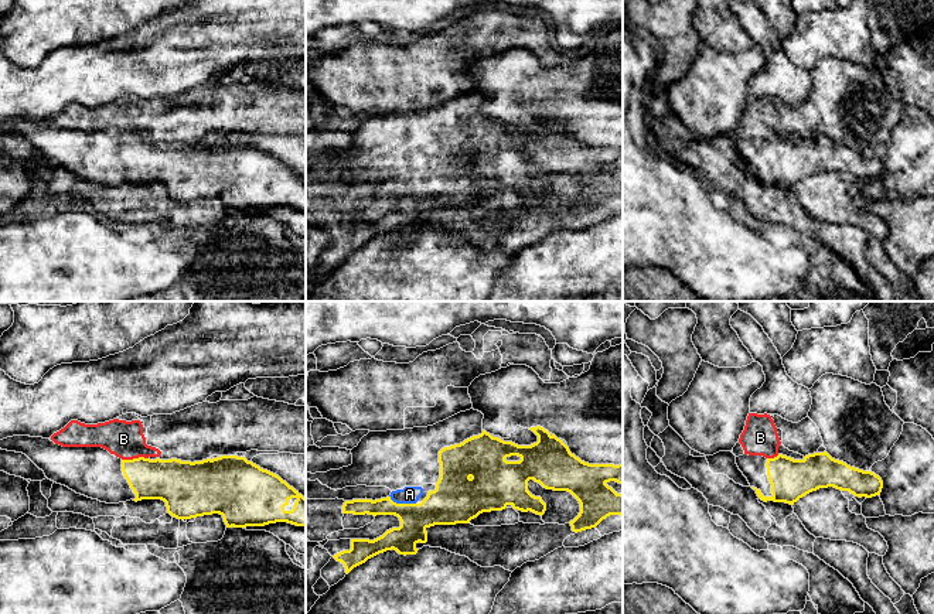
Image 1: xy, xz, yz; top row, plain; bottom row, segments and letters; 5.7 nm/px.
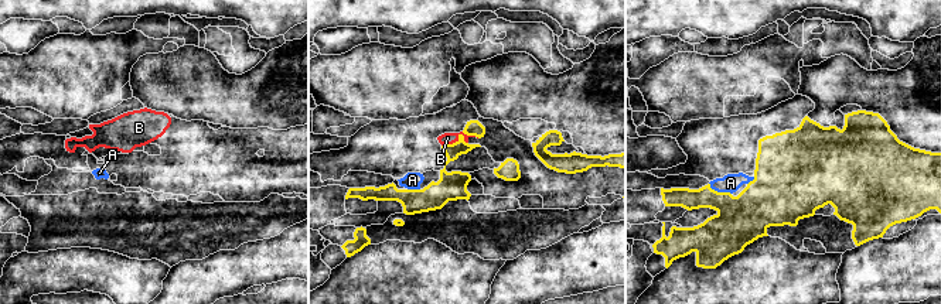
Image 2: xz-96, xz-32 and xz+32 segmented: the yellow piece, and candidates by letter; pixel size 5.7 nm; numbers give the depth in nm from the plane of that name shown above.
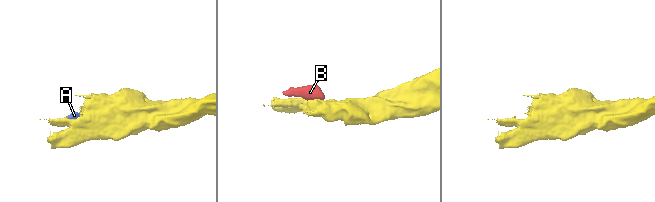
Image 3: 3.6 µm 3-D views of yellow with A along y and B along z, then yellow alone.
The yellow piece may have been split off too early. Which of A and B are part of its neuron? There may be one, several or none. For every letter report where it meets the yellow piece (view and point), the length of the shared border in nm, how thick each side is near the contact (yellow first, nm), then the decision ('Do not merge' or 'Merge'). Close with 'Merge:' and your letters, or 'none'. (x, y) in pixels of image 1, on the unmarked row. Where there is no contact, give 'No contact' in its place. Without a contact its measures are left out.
A: Touches yellow at xz (402, 187). Shared border 170 nm. Thickness 220 nm (yellow) against 100 nm. Merge
B: Touches yellow at xy (135, 142). Shared border 150 nm. Thickness 240 nm (yellow) against 200 nm. Do not merge
Merge: A

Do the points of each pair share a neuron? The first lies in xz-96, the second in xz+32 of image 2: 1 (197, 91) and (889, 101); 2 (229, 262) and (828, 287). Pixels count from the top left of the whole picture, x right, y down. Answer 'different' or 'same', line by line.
1: same
2: different

